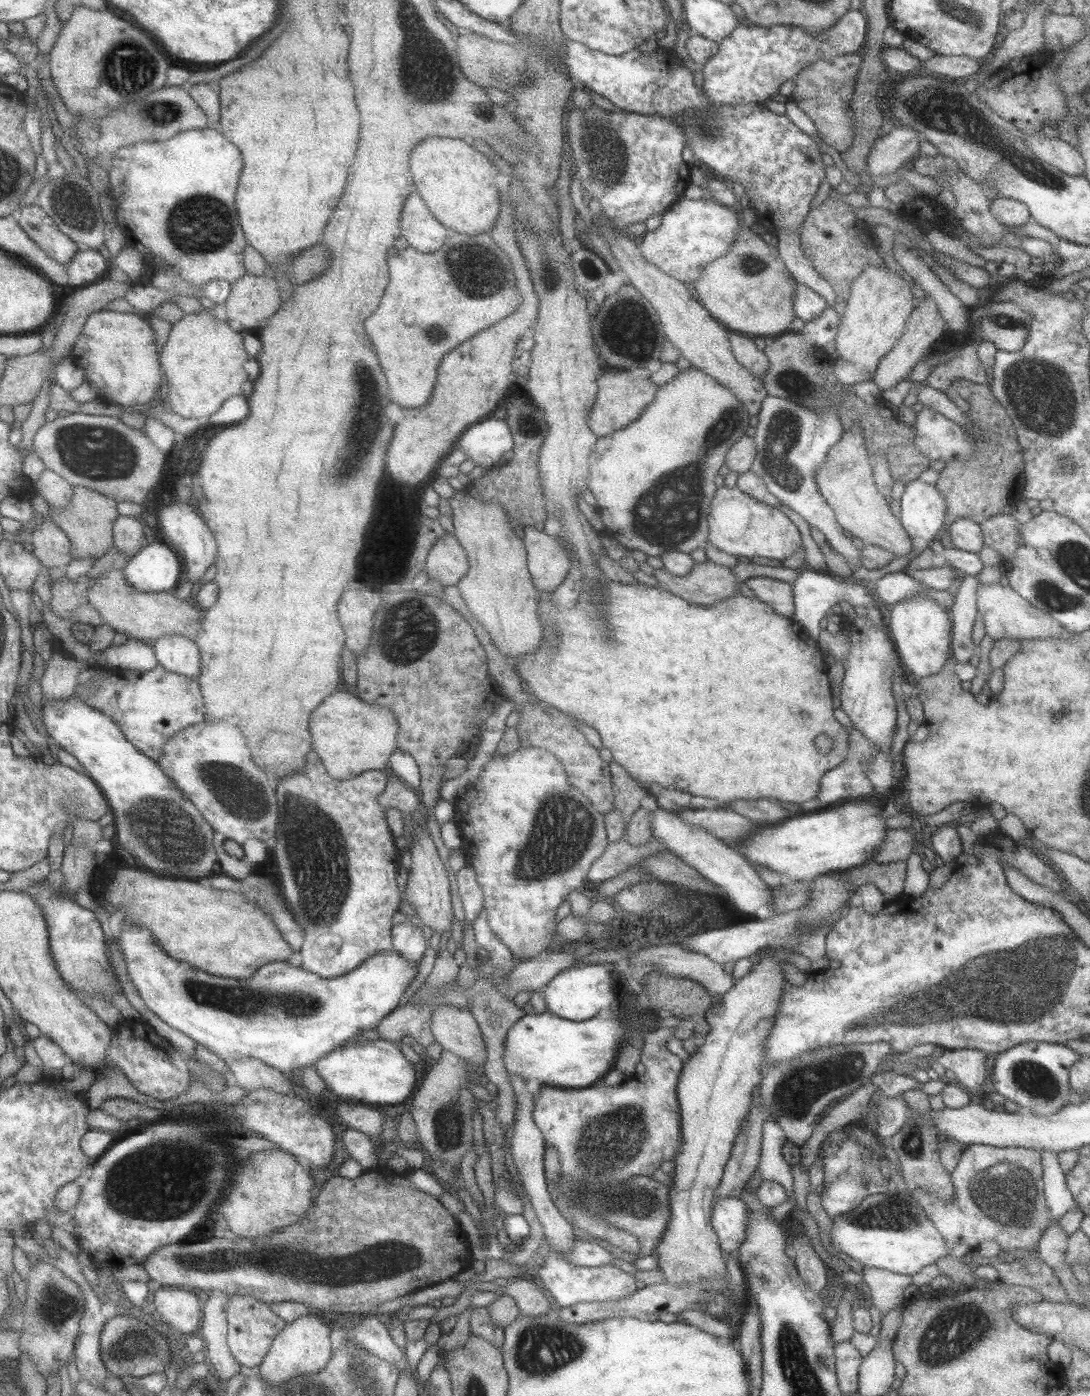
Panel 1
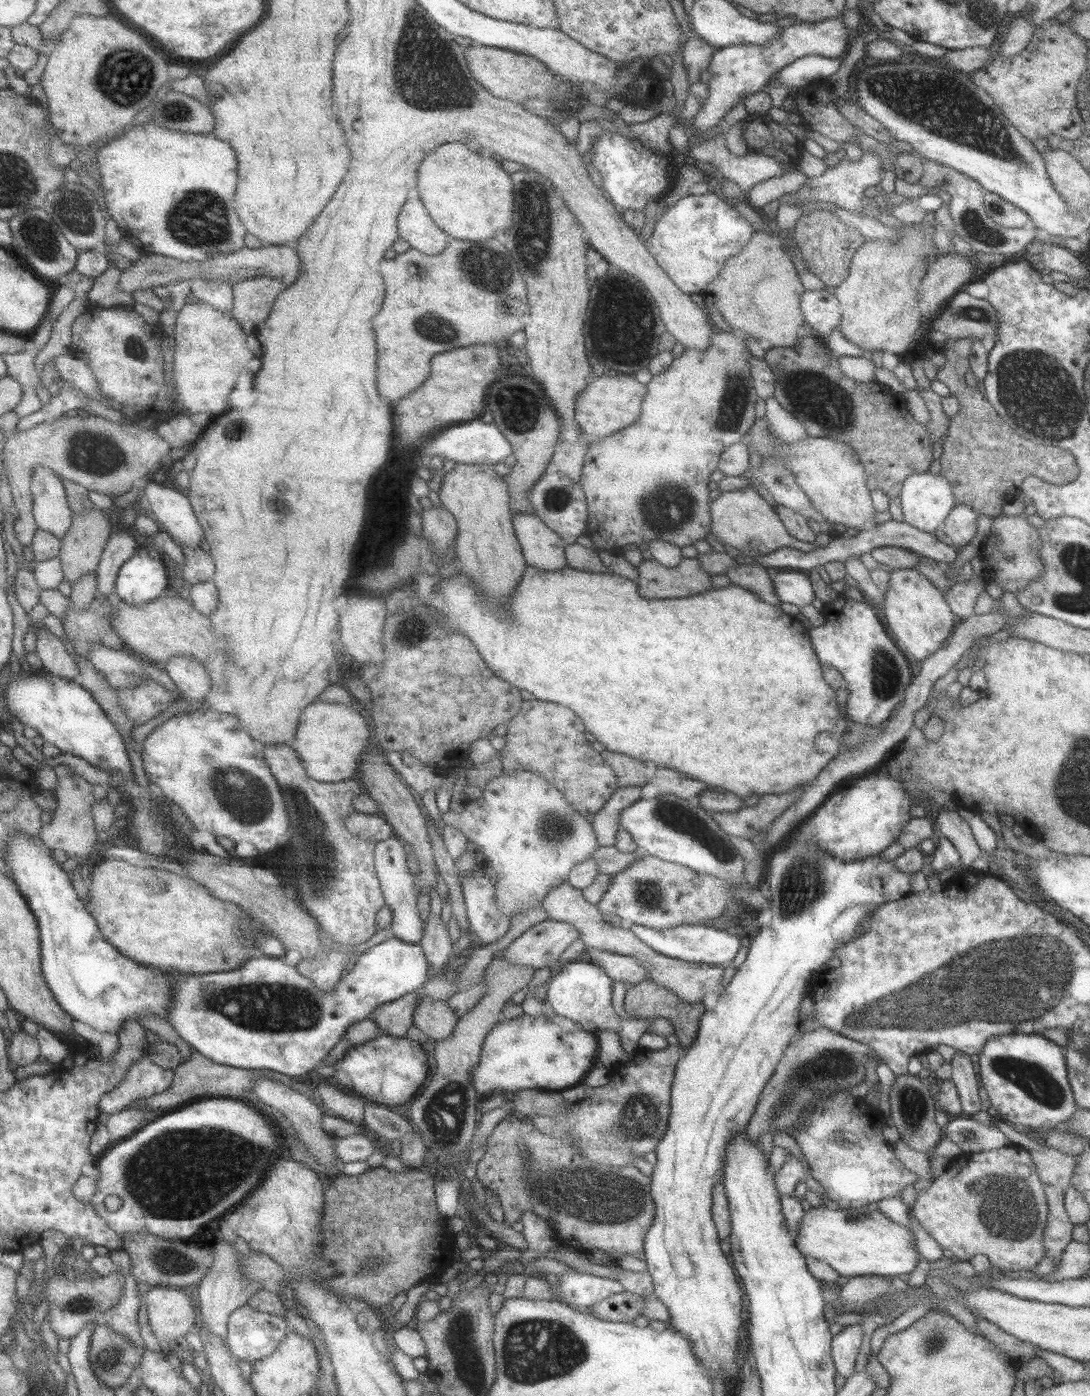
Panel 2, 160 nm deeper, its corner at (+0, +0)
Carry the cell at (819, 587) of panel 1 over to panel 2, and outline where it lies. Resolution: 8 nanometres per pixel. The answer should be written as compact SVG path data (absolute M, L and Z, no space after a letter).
M776 570L771 572L770 579L773 592L780 602L795 604L797 607L818 604L806 572Z

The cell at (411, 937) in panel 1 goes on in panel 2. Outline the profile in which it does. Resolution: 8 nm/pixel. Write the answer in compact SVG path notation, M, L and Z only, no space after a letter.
M396 836L375 843L373 851L374 869L384 898L384 904L391 909L390 930L393 935L405 942L418 943L423 934L423 921L419 918L414 877L405 863L403 842Z

